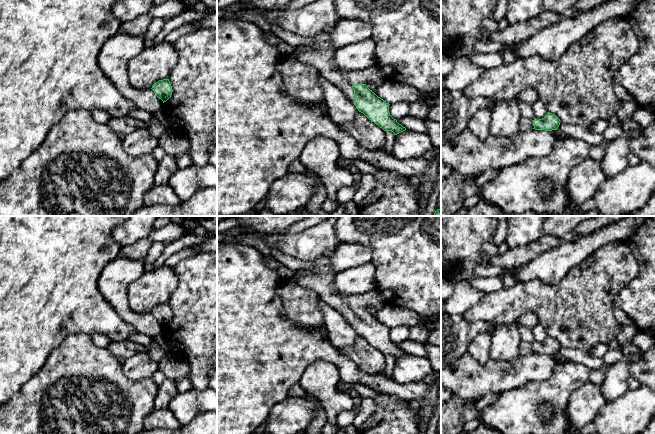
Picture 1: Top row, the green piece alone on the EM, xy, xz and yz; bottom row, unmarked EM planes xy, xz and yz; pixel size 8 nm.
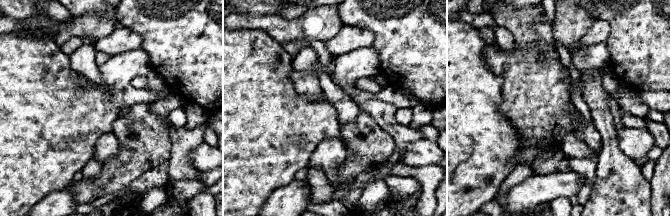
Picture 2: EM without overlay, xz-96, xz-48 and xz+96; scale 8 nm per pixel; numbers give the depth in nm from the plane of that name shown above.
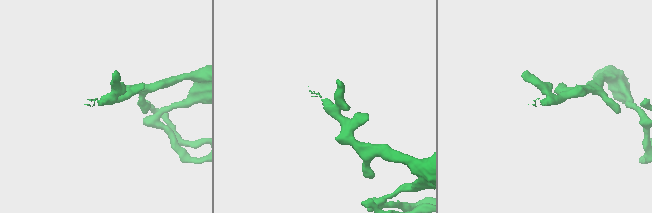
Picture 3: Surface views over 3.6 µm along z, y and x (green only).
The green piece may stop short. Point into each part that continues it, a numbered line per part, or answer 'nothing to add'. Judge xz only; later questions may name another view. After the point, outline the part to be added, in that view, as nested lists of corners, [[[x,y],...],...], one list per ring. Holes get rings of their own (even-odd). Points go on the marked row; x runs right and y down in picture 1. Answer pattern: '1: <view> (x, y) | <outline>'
1: xz (322, 57) | [[[318,33],[314,38],[317,43],[316,48],[305,45],[295,47],[294,51],[298,52],[298,60],[316,67],[320,75],[340,88],[352,103],[355,103],[353,86],[369,82],[381,86],[387,82],[384,72],[376,65],[344,74],[334,63],[336,49],[330,44],[328,33]]]

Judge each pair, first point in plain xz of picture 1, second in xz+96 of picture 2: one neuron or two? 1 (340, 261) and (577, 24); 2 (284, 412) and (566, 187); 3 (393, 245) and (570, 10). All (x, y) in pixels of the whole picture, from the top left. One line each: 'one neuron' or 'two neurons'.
1: two neurons
2: one neuron
3: two neurons

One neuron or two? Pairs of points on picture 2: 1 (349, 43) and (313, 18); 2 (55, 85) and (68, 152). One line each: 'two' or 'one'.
1: two
2: one

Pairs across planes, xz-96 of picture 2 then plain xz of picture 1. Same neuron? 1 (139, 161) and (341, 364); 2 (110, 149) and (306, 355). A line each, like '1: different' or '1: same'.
1: different
2: different

